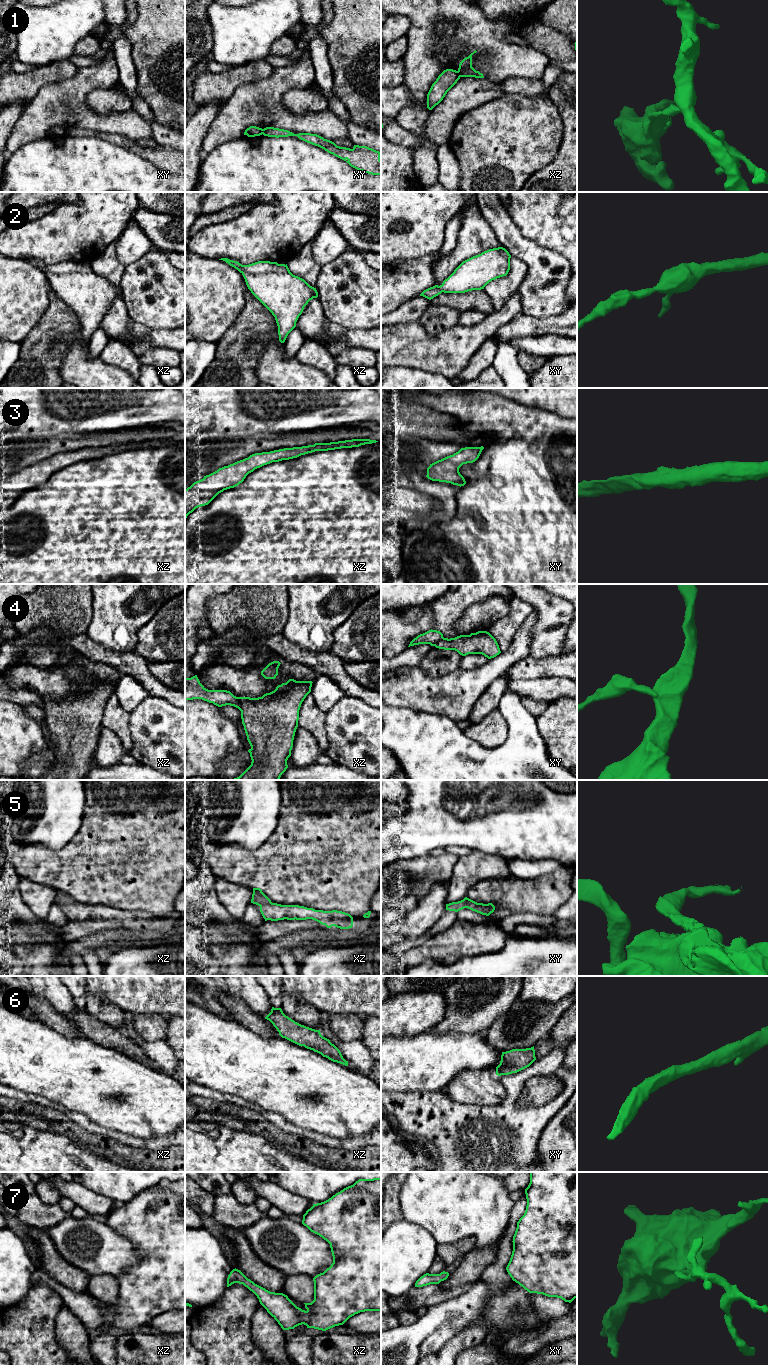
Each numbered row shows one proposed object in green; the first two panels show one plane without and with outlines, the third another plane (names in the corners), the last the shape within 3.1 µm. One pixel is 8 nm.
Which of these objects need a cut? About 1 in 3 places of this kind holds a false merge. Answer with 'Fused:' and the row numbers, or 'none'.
Fused: 1, 4

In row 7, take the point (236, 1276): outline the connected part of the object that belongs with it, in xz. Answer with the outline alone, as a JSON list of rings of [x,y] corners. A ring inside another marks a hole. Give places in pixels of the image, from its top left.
[[[381,1178],[359,1179],[328,1200],[313,1204],[303,1215],[302,1224],[330,1244],[333,1256],[331,1266],[313,1278],[314,1300],[311,1303],[304,1303],[306,1311],[297,1307],[287,1295],[266,1290],[236,1268],[228,1275],[227,1287],[234,1283],[247,1287],[283,1330],[294,1329],[304,1324],[307,1328],[326,1331],[343,1325],[350,1317],[360,1312],[381,1311]]]

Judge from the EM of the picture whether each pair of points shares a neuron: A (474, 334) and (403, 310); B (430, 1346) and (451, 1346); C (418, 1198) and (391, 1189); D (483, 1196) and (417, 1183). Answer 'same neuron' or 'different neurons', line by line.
A: different neurons
B: different neurons
C: different neurons
D: same neuron

